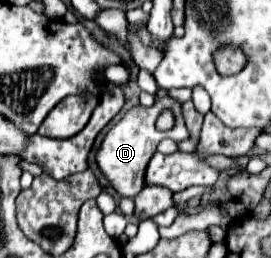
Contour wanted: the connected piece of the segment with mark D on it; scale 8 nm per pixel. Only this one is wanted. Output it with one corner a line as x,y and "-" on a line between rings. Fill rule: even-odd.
164,97
164,99
158,99
152,107
142,107
142,105
136,105
132,109
126,111
126,115
106,133
98,153
96,153
96,163
100,167
100,171
104,173
104,177
108,179
108,183
114,187
114,191
122,197
134,197
146,183
144,183
144,173
146,173
146,165
150,161
150,157
156,153
156,147
162,139
174,139
174,141
184,141
188,139
188,129
184,125
184,117
182,117
182,109
180,109
180,103
170,99
170,97
-
162,111
172,111
174,113
174,127
168,129
168,131
160,131
156,129
156,119

